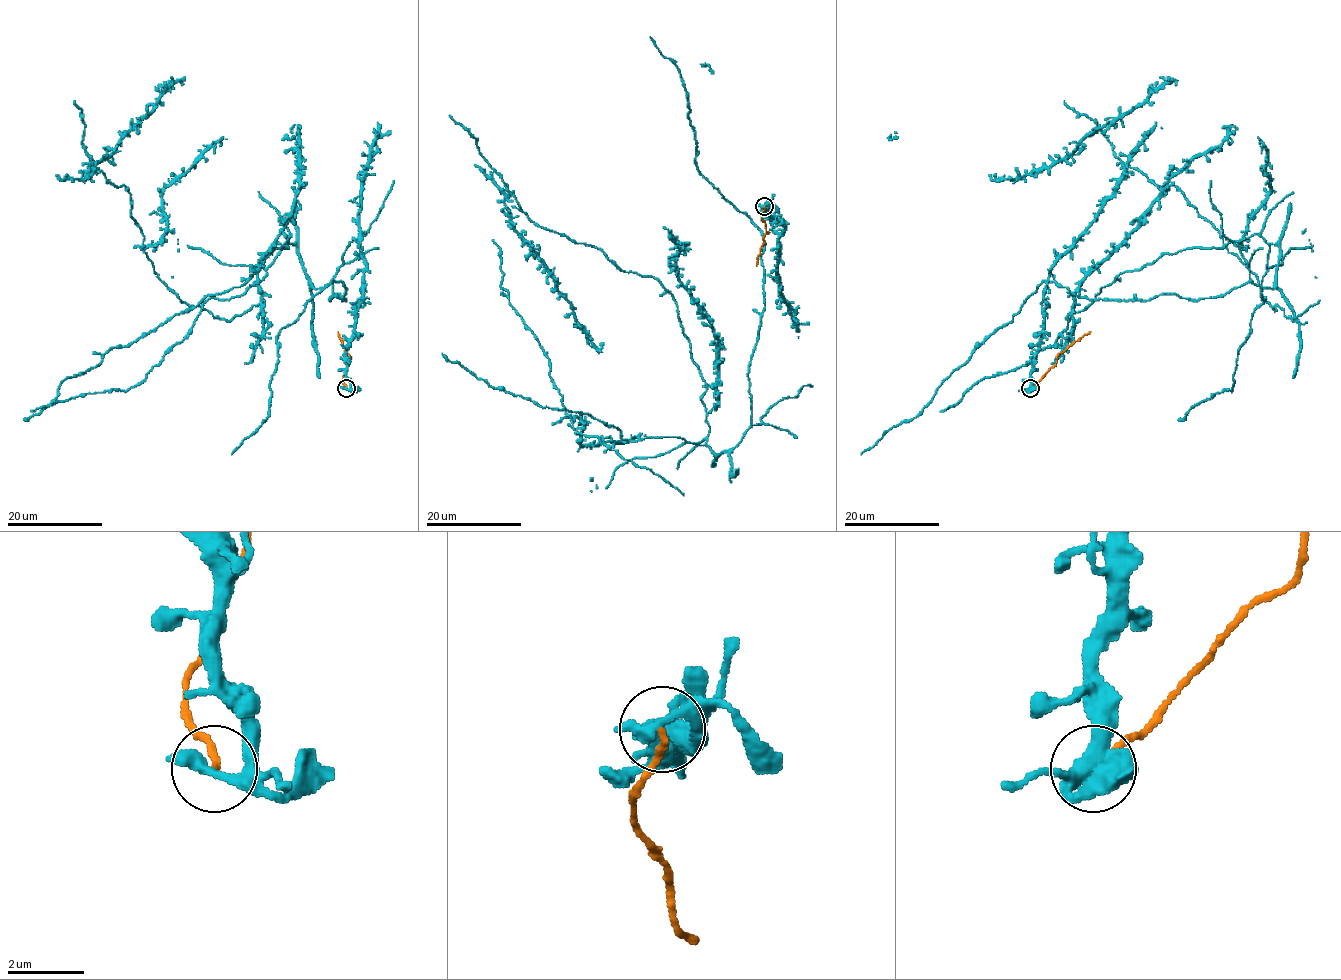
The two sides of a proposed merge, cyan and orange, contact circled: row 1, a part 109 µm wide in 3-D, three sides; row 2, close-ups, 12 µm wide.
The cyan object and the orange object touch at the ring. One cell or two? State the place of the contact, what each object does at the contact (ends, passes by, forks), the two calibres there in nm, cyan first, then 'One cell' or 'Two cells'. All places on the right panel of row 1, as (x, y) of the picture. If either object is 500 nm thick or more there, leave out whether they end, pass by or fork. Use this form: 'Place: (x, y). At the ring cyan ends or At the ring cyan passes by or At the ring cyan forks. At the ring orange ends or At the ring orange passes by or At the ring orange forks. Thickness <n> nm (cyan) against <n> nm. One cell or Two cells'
Place: (1030, 388). At the ring cyan ends. At the ring orange ends. Thickness 400 nm (cyan) against 180 nm. Two cells

